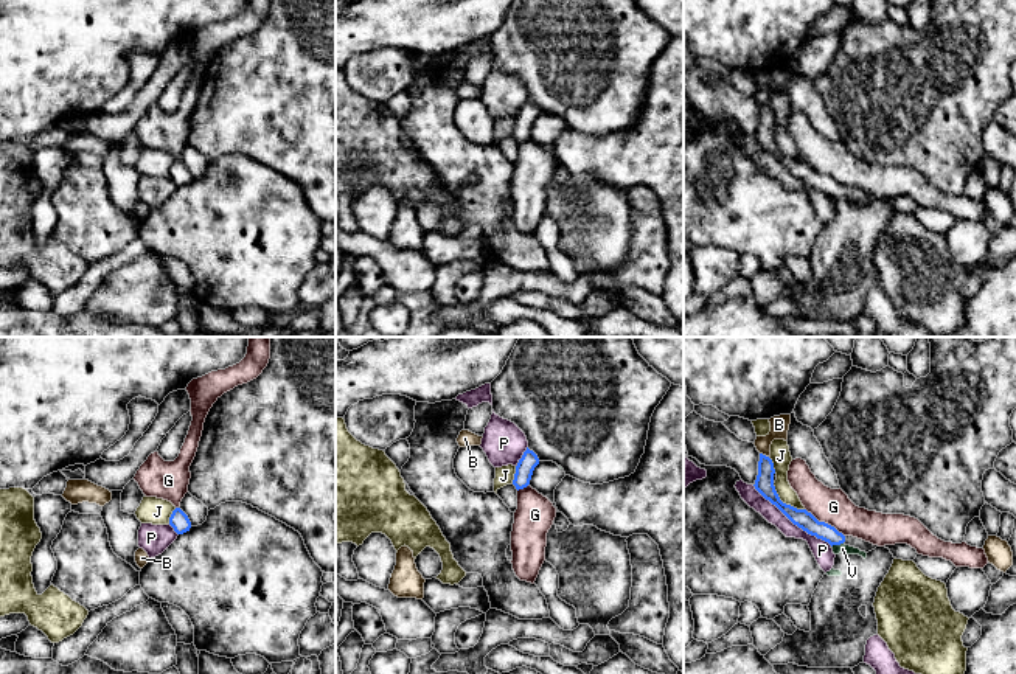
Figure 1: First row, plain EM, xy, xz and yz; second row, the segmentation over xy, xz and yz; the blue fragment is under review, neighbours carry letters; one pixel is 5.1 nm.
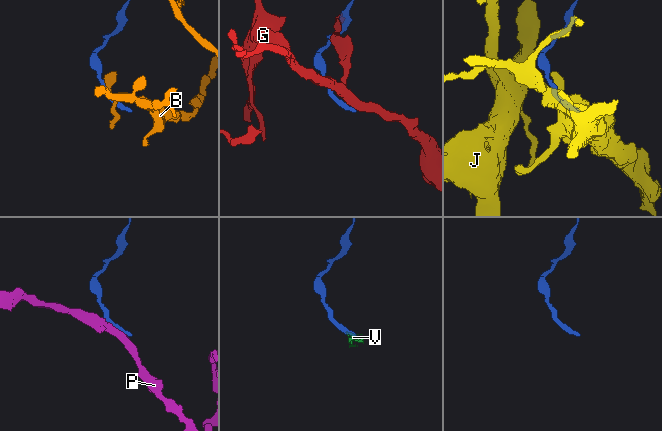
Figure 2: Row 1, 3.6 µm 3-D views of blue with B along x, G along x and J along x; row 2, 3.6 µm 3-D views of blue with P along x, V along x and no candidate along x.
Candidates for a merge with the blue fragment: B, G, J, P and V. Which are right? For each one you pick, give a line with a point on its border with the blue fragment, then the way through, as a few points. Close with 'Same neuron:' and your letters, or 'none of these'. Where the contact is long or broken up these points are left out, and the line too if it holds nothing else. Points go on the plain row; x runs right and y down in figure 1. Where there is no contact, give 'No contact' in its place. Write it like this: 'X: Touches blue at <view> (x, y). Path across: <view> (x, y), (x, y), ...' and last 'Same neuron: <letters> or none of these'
Same neuron: none of these

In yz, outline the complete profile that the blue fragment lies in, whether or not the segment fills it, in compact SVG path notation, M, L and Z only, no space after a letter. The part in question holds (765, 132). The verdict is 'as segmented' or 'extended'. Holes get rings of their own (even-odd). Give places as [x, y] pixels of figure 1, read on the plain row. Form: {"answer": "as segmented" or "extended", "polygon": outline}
{"answer": "as segmented", "polygon": "M760 106L758 113L758 127L755 132L755 141L772 157L775 157L794 177L802 180L811 188L822 191L833 197L840 197L845 194L845 188L839 185L834 179L819 174L811 165L806 162L797 162L791 157L786 157L780 152L775 138L774 138L774 115L769 109Z"}

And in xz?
{"answer": "as segmented", "polygon": "M527 99L527 102L524 104L522 110L516 118L516 126L513 132L513 137L516 138L517 143L530 137L533 123L538 116L539 116L538 107Z"}

